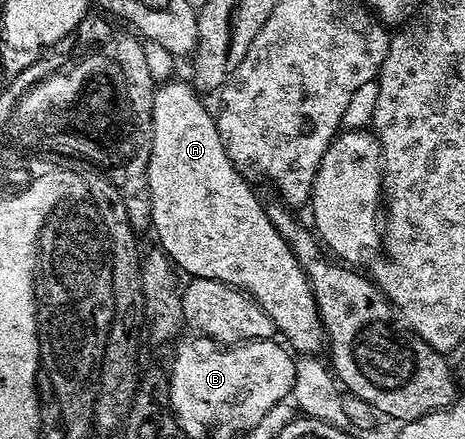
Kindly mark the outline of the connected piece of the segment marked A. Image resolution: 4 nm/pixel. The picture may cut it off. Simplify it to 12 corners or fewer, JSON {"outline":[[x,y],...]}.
{"outline":[[189,81],[155,89],[150,222],[183,275],[249,294],[291,351],[308,276]]}

